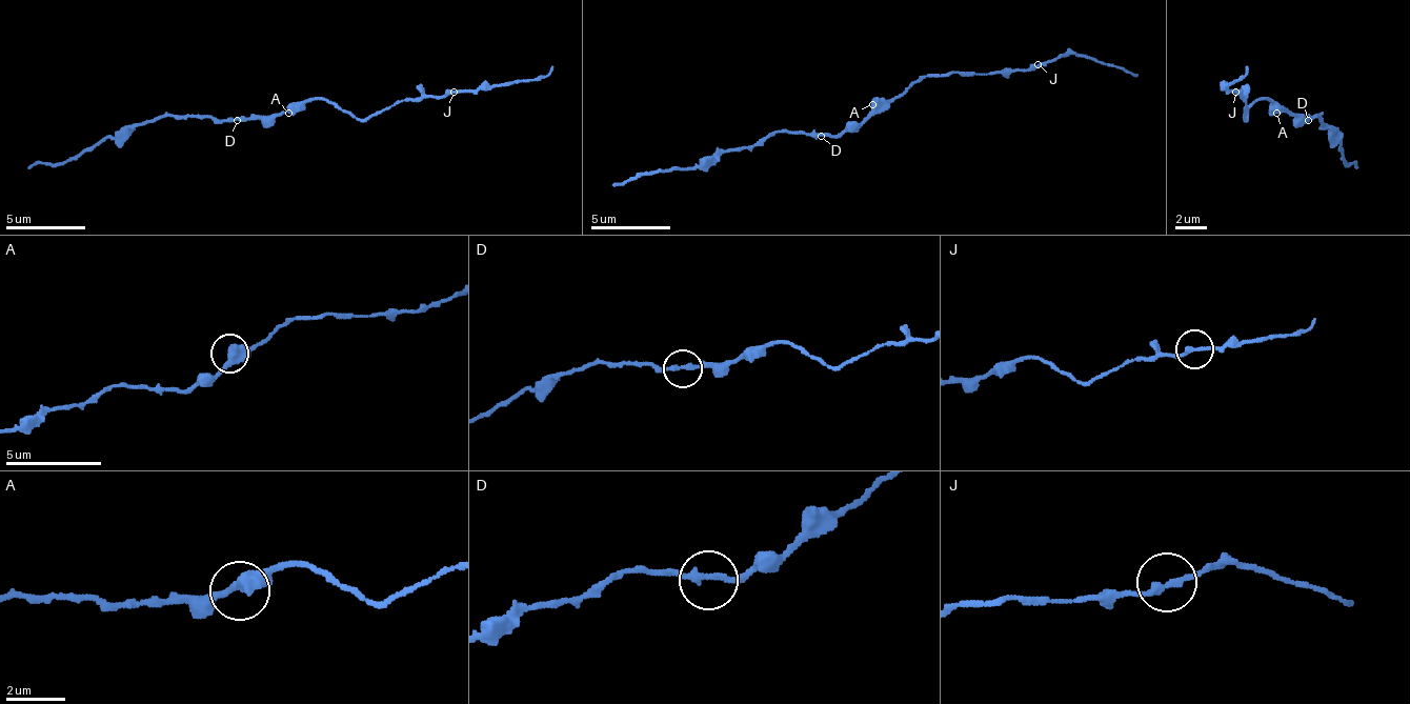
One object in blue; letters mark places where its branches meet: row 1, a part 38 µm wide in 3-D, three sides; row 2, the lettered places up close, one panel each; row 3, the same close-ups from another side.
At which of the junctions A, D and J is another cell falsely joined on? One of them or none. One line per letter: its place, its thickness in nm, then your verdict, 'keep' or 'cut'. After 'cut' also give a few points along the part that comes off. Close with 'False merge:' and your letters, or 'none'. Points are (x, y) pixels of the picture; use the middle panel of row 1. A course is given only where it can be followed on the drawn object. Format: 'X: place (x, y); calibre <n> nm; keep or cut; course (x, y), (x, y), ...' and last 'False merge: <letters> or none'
A: place (872, 104); calibre 440 nm; keep
D: place (821, 136); calibre 200 nm; keep
J: place (1038, 64); calibre 220 nm; cut; course (1039, 65), (1086, 53), (1137, 77)
False merge: J

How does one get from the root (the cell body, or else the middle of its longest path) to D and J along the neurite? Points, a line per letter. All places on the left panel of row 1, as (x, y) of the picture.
D: (291, 101), (273, 117), (237, 120)
J: (291, 101), (327, 101), (367, 120), (403, 101), (423, 101), (426, 97), (446, 97), (455, 93)

